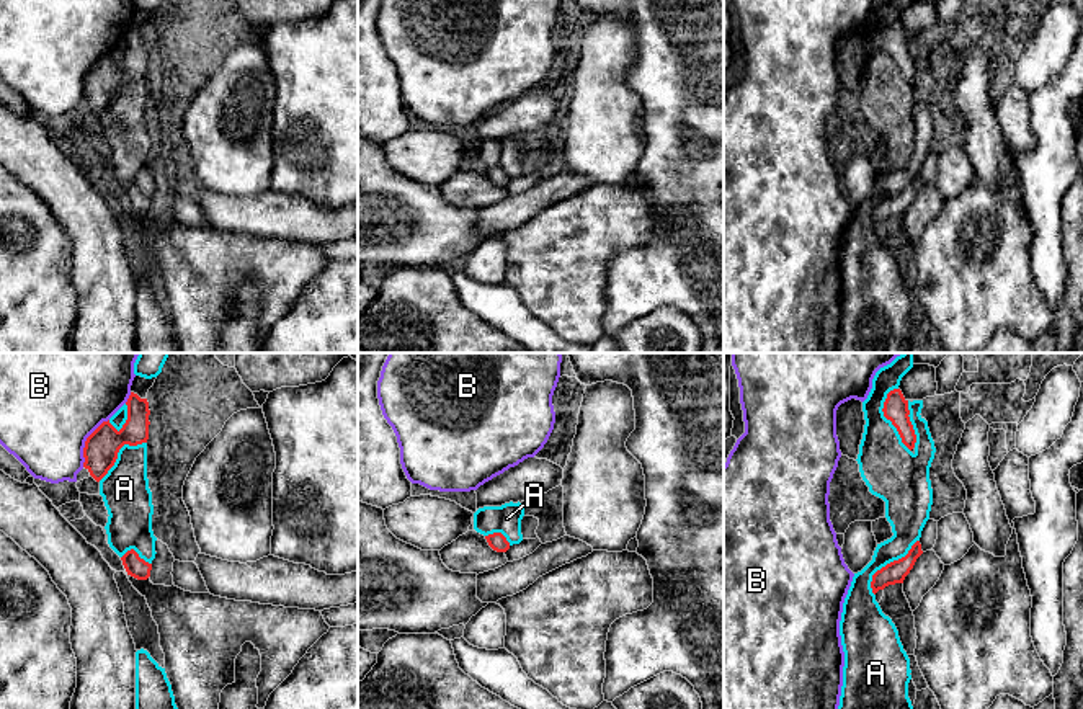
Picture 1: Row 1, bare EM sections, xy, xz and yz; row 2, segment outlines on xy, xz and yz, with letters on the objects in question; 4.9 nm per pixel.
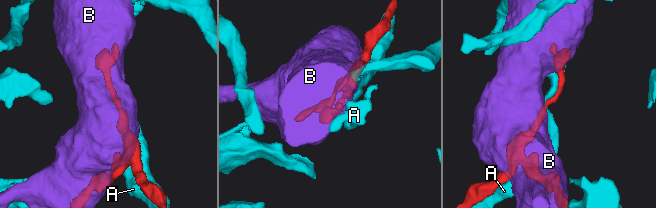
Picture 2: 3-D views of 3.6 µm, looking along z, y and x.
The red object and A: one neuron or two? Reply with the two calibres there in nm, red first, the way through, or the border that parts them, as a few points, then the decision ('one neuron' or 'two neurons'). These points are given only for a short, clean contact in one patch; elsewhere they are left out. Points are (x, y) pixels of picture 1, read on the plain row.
calibres 130 and 280 nm; one neuron

